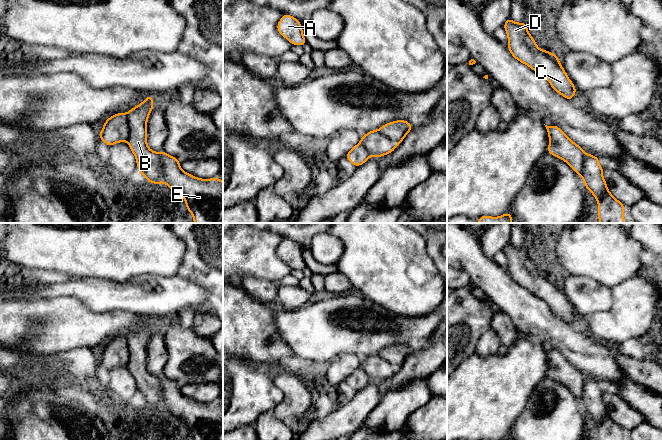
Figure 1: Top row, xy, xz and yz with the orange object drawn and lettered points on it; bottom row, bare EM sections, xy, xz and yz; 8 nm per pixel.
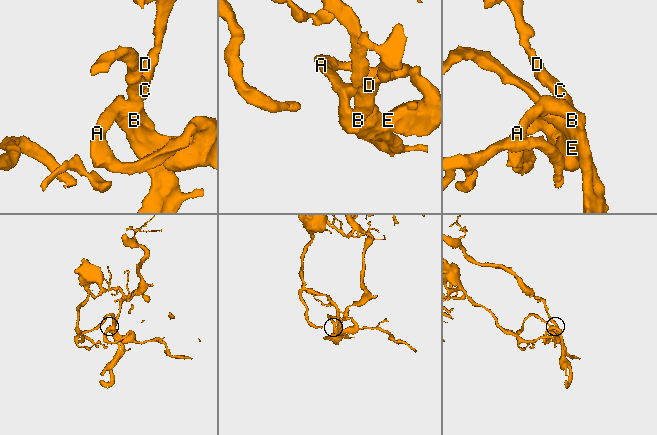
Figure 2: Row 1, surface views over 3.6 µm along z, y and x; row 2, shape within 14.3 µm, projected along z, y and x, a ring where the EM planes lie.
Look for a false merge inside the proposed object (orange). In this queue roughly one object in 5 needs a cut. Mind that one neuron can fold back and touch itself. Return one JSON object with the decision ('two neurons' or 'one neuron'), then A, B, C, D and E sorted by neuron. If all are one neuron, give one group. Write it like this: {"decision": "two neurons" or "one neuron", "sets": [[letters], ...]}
{"decision": "one neuron", "sets": [["A", "B", "C", "D", "E"]]}

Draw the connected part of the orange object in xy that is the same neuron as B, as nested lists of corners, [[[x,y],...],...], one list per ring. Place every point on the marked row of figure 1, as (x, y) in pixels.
[[[147,95],[146,99],[138,106],[133,107],[126,114],[117,113],[109,117],[99,133],[99,139],[106,143],[109,147],[115,143],[126,141],[136,158],[138,171],[152,184],[166,183],[167,187],[176,194],[181,194],[187,206],[187,211],[193,215],[194,223],[223,223],[223,182],[214,177],[211,179],[197,178],[181,169],[180,162],[176,157],[168,155],[161,150],[159,153],[152,151],[147,145],[147,121],[151,111],[153,110],[153,96]]]

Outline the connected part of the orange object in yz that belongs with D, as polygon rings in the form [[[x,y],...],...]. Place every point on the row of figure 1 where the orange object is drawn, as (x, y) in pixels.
[[[508,18],[503,25],[508,37],[508,50],[521,63],[545,77],[553,90],[571,100],[577,90],[561,66],[559,58],[551,51],[540,49],[526,26],[526,21],[516,23]]]

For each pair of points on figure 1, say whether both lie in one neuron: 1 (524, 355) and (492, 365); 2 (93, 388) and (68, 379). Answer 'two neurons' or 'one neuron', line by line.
1: one neuron
2: one neuron

